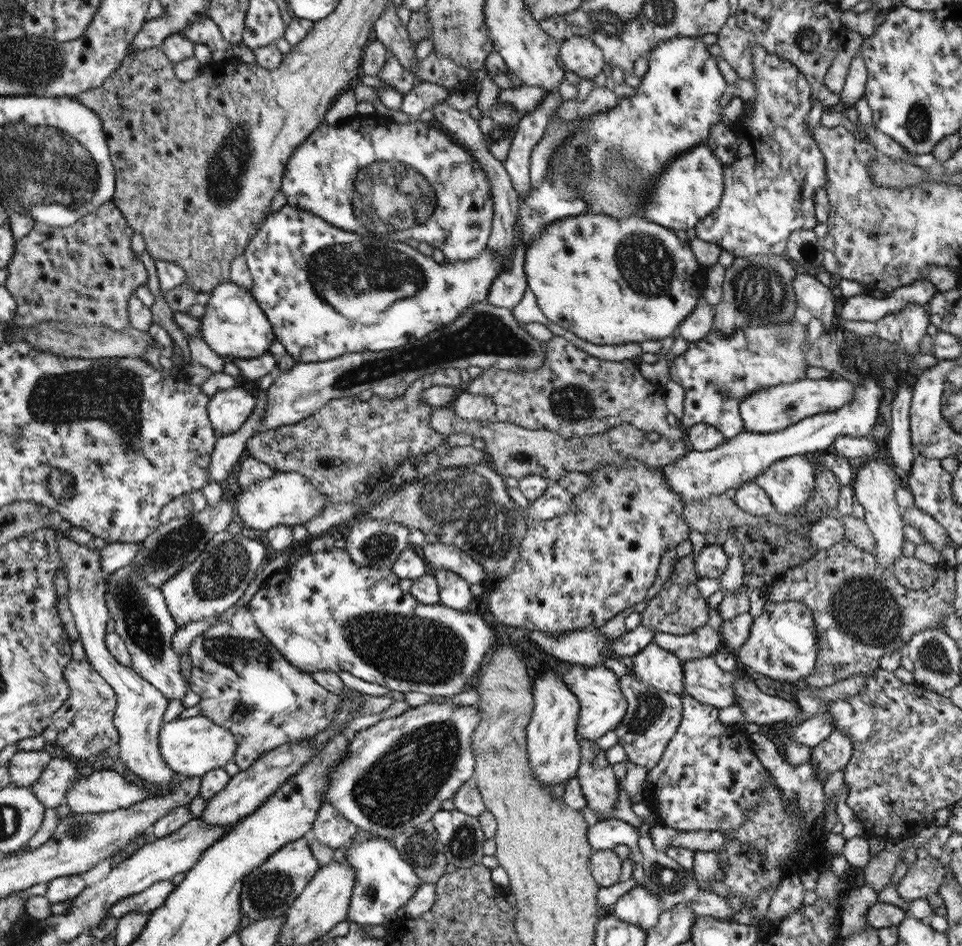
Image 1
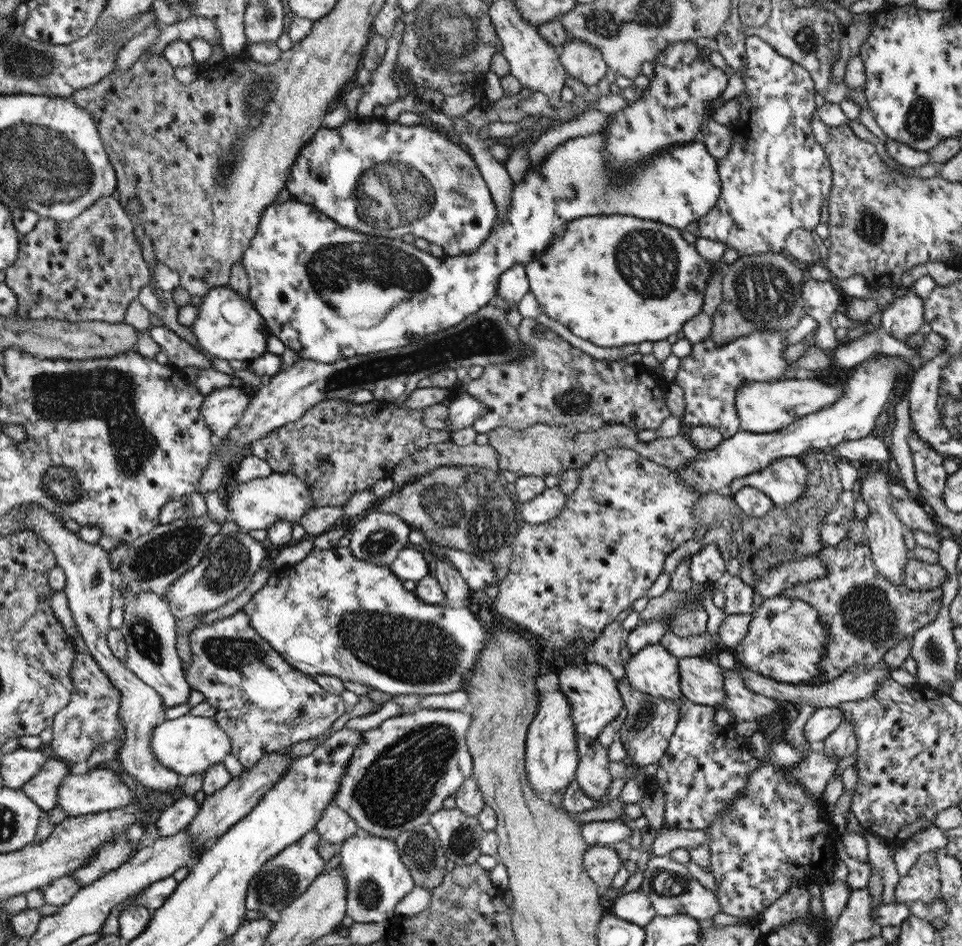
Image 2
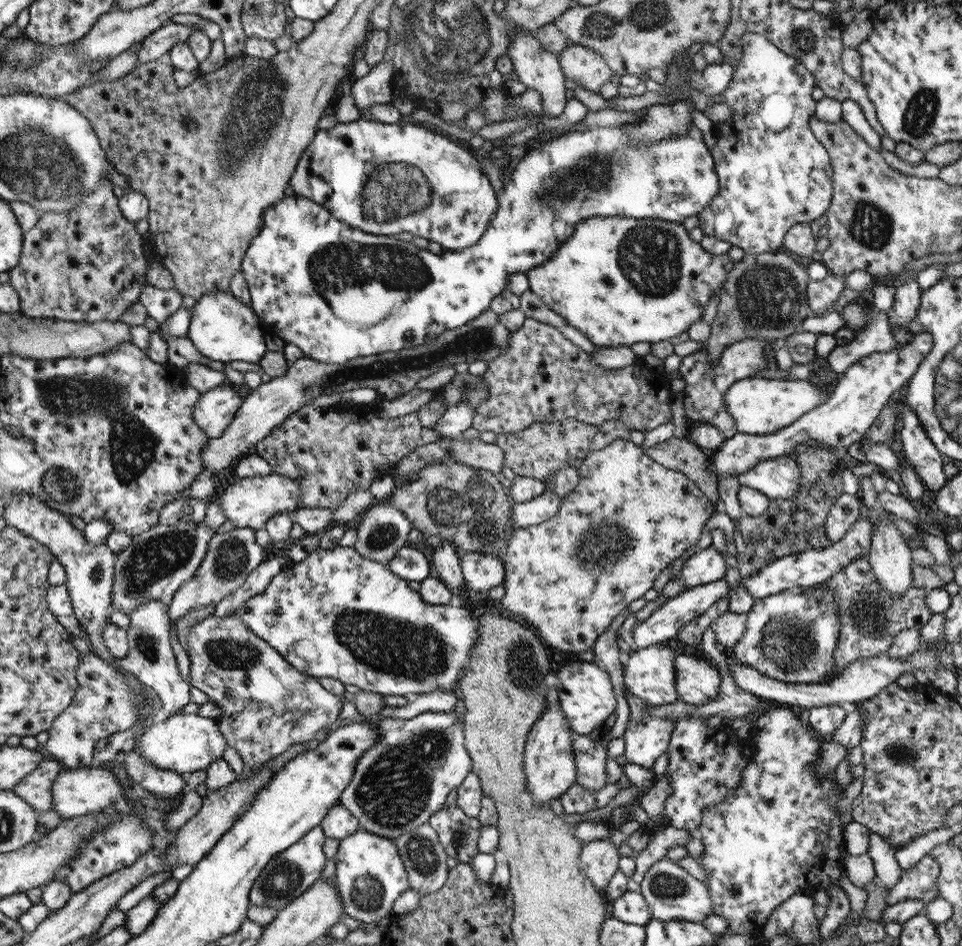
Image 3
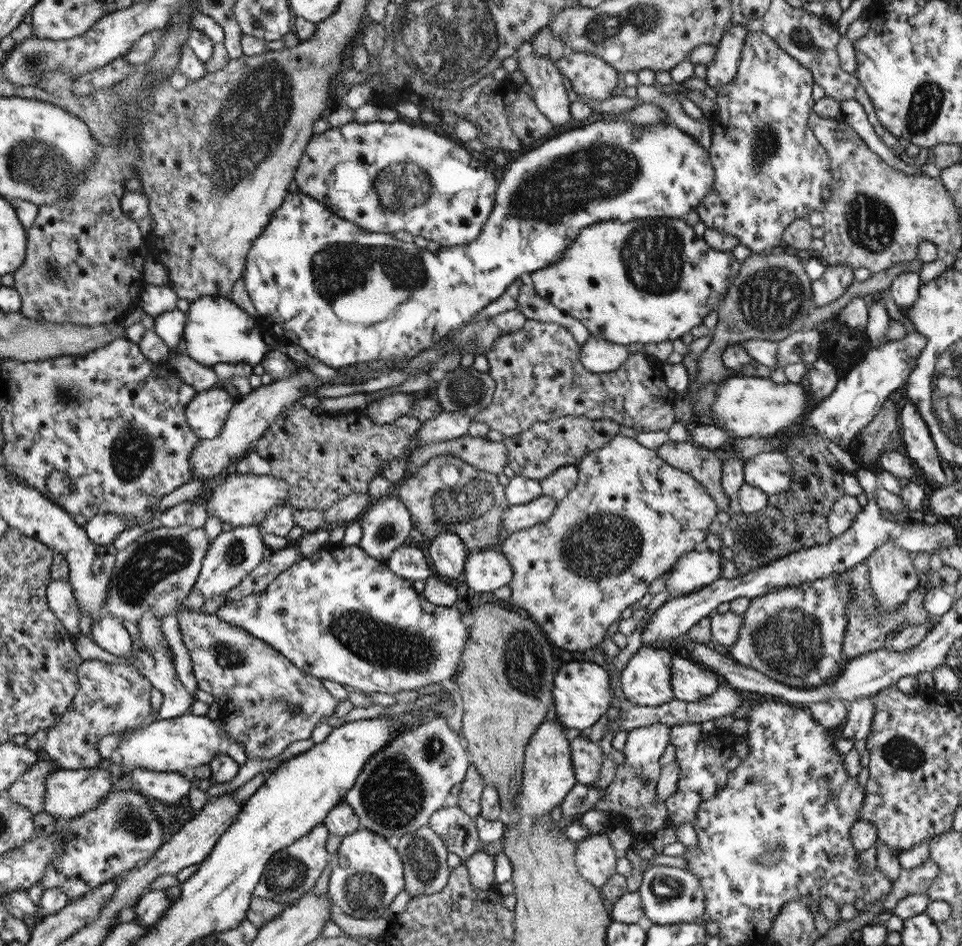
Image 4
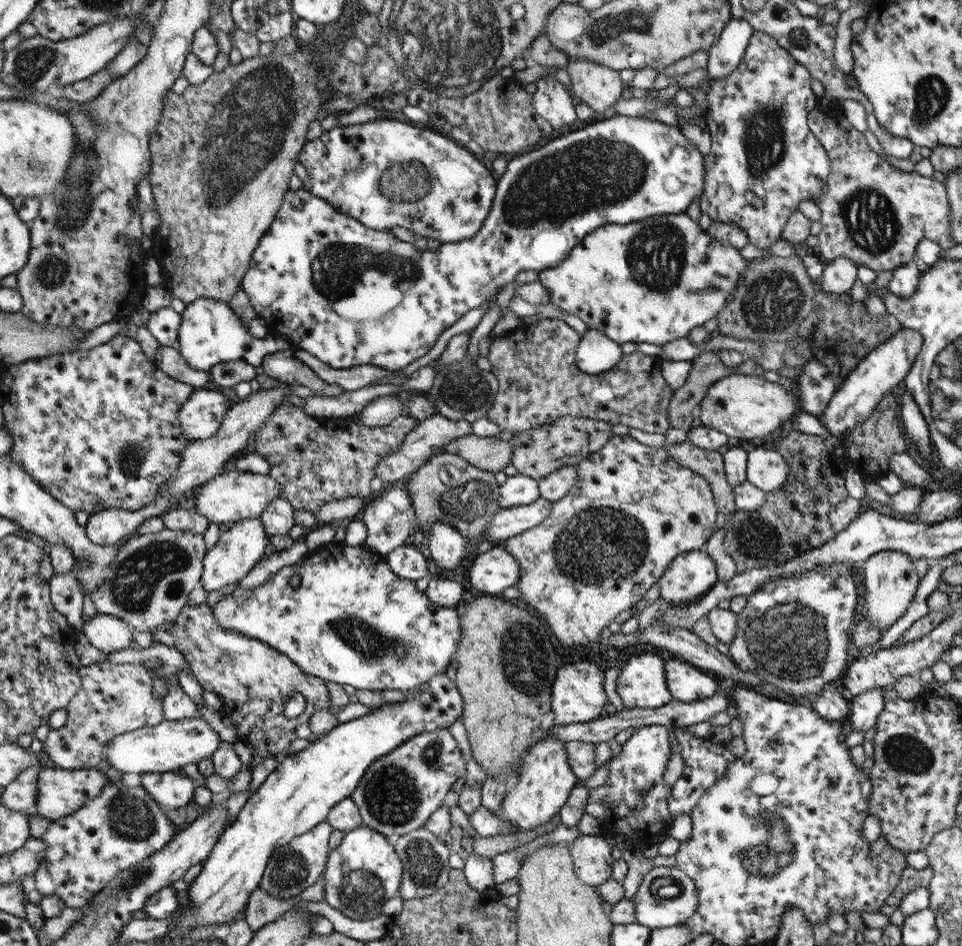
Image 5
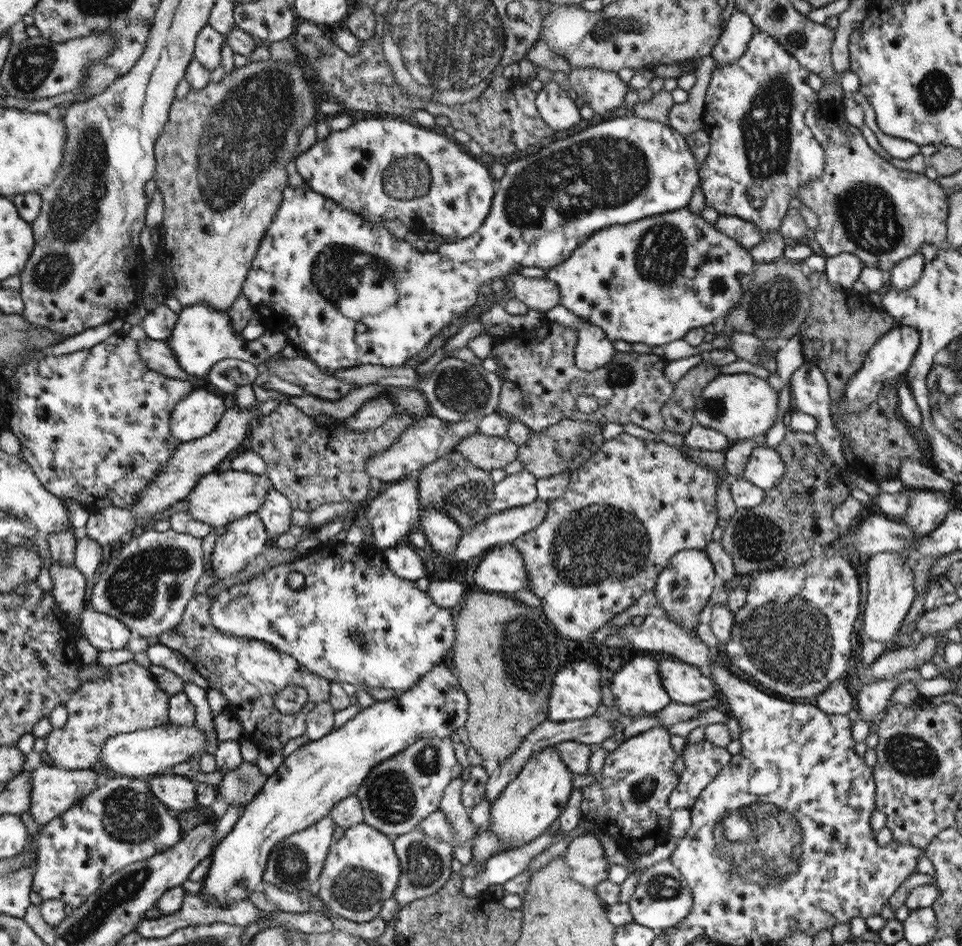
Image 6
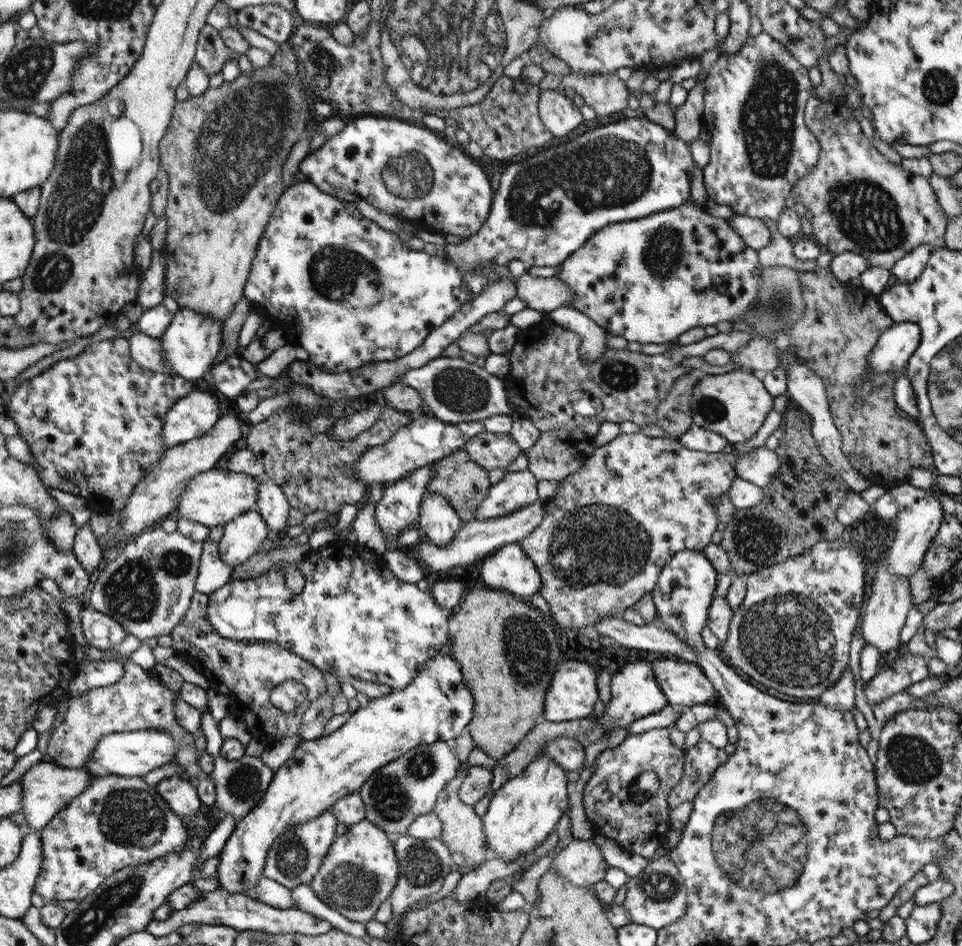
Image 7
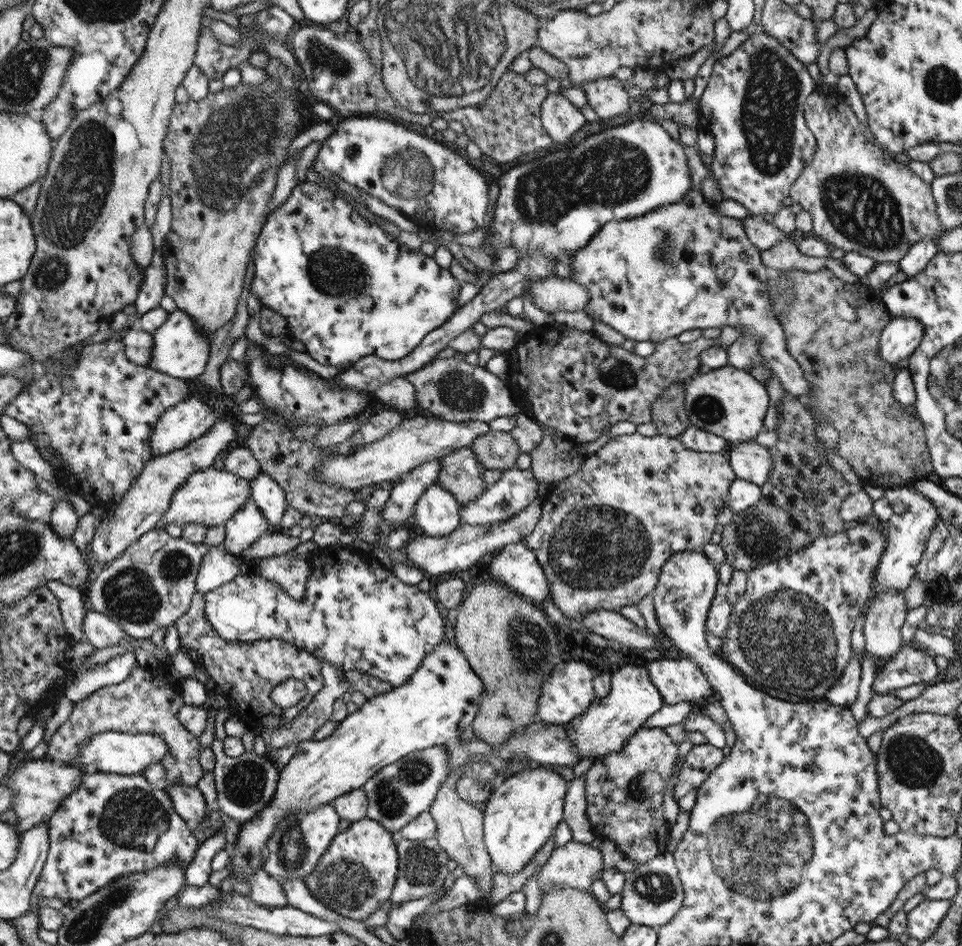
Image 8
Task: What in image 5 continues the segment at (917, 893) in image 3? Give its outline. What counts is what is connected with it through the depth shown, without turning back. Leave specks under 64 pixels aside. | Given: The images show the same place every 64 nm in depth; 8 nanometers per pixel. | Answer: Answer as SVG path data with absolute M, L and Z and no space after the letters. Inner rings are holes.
M931 865L924 868L924 870L915 870L915 868L906 867L906 870L902 872L902 880L898 882L892 895L882 906L881 913L888 917L892 916L899 909L899 904L904 897L916 889L927 888L932 878L933 868Z

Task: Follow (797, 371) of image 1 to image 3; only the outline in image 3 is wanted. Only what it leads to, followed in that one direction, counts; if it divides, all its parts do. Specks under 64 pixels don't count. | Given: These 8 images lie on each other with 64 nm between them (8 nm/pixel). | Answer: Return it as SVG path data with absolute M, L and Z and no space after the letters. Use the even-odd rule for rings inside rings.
M763 338L742 339L727 346L714 364L711 363L706 343L700 350L682 357L678 370L682 381L686 381L686 387L682 391L685 397L686 418L693 422L718 428L726 439L733 438L737 434L736 424L734 424L734 418L726 412L724 395L728 393L728 388L734 385L734 382L743 378L756 377L758 370L769 368L763 355L763 350L767 346L769 346L769 341Z

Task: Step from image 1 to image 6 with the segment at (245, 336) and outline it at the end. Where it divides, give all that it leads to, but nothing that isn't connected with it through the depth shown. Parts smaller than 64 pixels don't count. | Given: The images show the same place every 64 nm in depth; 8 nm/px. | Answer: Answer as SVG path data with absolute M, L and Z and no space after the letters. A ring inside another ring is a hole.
M206 303L183 307L179 312L172 336L166 342L174 351L179 367L198 378L207 375L214 364L225 358L239 358L258 366L283 350L287 344L292 344L287 334L277 328L272 331L266 329L257 339L245 341L241 332L236 334L233 331L231 318L226 311L219 311Z

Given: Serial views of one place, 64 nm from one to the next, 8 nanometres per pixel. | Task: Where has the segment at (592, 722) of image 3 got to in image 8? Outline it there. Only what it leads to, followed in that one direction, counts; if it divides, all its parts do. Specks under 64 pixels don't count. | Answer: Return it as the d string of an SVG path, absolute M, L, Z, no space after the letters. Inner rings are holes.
M564 662L557 664L550 673L550 678L546 678L542 687L542 692L538 703L538 721L550 725L566 725L576 717L582 716L594 703L594 686L592 686L594 672L590 666L582 662Z

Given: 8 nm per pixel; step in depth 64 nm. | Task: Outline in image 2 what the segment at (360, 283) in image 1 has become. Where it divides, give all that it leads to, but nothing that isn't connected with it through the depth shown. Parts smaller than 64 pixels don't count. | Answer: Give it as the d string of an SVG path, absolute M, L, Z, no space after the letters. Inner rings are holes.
M601 131L586 136L569 138L560 146L557 146L545 158L545 163L541 164L541 166L531 166L530 163L527 175L522 181L513 183L512 210L505 216L505 218L496 219L490 236L482 243L482 246L479 246L469 255L444 255L443 257L434 257L430 252L427 253L426 251L419 250L416 245L402 241L403 236L390 238L378 234L364 234L340 226L337 222L334 222L334 219L328 218L326 214L321 210L316 210L311 204L296 202L291 199L284 203L276 202L265 210L265 214L261 218L260 228L253 240L250 241L250 246L245 250L241 260L242 264L247 268L249 276L250 288L248 297L254 302L254 306L265 318L270 332L282 340L286 347L294 350L300 359L314 360L326 364L333 363L337 360L352 358L353 356L380 353L381 351L395 348L401 349L410 343L422 341L426 335L434 334L438 331L450 330L450 328L455 327L459 322L462 322L463 318L479 311L481 306L494 300L494 297L497 294L499 276L504 273L506 269L509 269L512 265L517 265L518 263L526 266L534 257L541 255L541 252L556 235L563 235L566 223L575 218L588 215L630 215L636 218L643 218L644 220L661 222L666 226L672 226L672 228L678 228L682 231L688 224L692 224L695 220L698 221L699 219L702 219L703 216L706 216L718 202L722 184L720 182L717 159L710 155L710 152L706 149L705 143L701 139L665 148L665 150L657 152L653 158L647 158L647 160L639 162L637 166L631 166L631 168L626 169L611 168L611 166L609 166L607 158L605 158L606 141L607 138L605 138L605 134Z

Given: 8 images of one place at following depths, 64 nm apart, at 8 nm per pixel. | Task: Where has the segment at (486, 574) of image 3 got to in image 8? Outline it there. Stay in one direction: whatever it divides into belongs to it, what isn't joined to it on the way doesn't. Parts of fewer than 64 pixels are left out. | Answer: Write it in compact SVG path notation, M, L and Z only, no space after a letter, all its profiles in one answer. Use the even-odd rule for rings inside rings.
M523 541L509 544L495 552L489 560L490 578L519 593L522 598L531 600L538 606L542 600L549 600L549 584L535 558L533 550Z

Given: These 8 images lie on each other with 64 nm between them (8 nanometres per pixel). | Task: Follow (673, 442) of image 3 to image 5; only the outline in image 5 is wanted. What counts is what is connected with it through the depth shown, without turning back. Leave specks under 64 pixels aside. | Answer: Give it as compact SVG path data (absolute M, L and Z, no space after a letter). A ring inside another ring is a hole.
M688 440L674 446L666 445L664 448L679 466L692 470L708 482L719 512L731 517L732 513L738 510L735 506L733 488L726 480L721 450L704 450L693 446Z

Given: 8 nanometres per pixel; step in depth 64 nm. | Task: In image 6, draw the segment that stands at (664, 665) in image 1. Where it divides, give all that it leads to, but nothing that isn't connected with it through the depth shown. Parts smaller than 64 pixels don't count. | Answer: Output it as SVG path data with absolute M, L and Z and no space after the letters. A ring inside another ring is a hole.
M646 655L633 657L619 672L614 674L611 684L615 705L624 717L644 716L646 714L661 711L671 698L666 692L658 673L658 662Z

